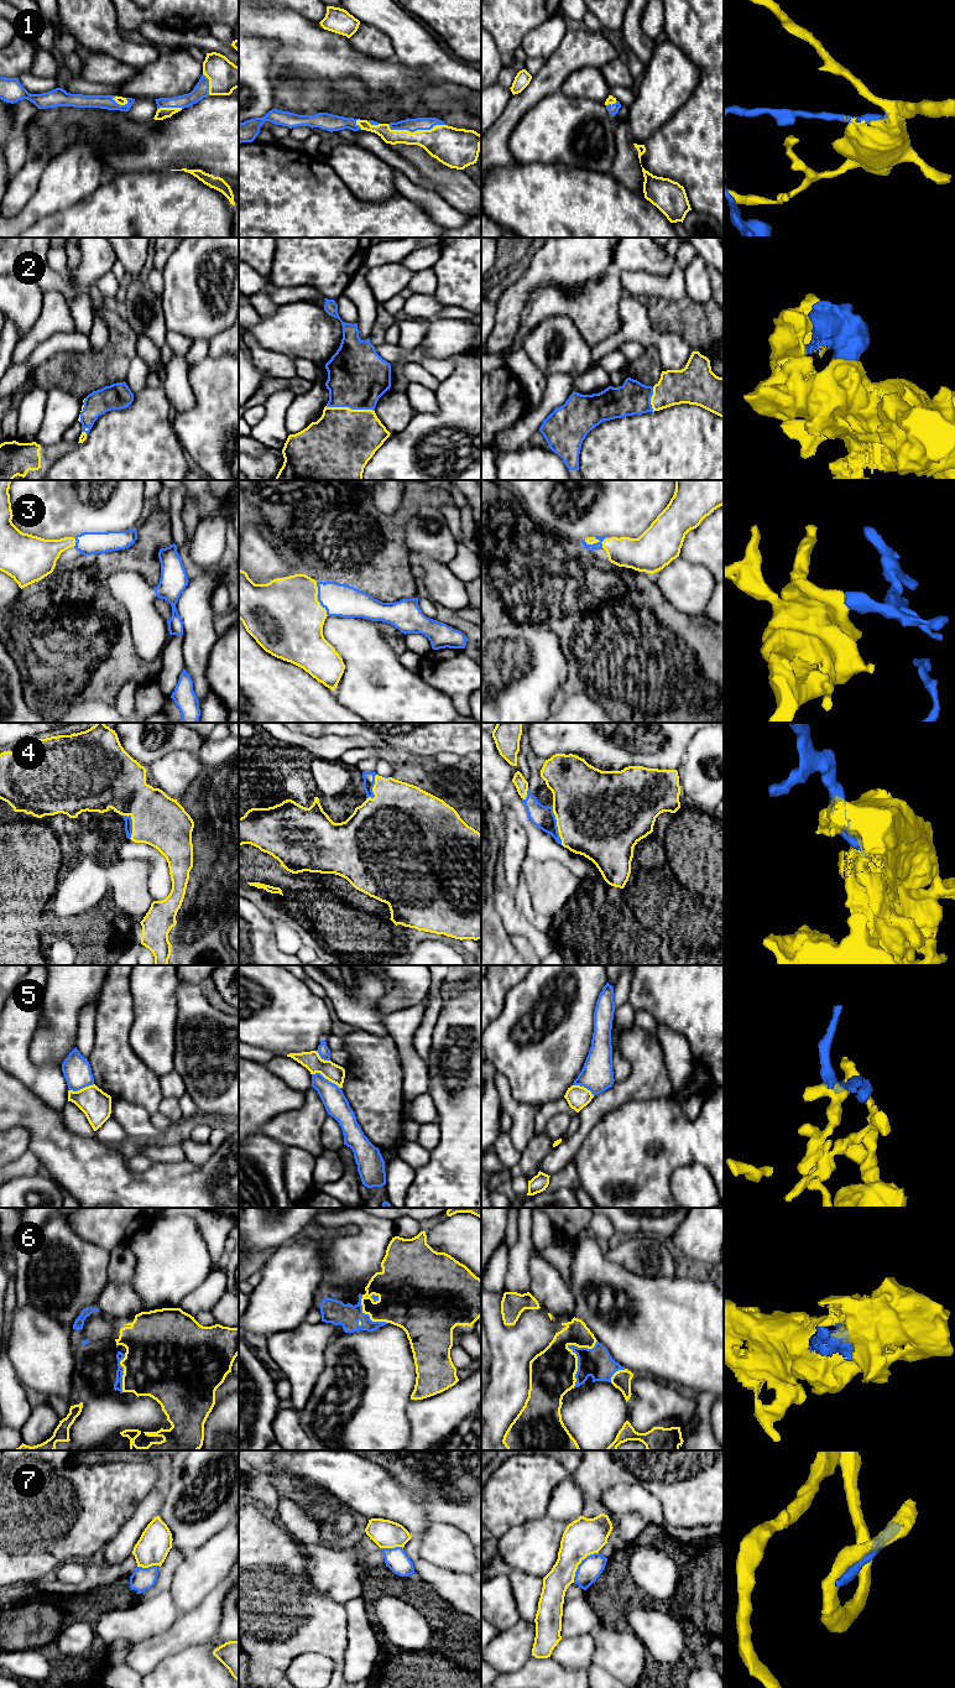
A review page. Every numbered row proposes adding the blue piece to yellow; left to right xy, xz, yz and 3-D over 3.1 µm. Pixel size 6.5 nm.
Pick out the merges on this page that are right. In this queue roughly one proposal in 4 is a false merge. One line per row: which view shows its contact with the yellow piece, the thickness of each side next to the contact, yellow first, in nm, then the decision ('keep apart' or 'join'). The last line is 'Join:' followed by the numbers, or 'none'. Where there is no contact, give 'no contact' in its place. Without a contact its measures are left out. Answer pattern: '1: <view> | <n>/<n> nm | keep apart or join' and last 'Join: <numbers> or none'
1: xz | 240/90 nm | join
2: xz | 420/400 nm | join
3: xz | 480/220 nm | join
4: yz | 500/140 nm | join
5: xz | 120/160 nm | keep apart
6: yz | 300/200 nm | join
7: yz | 240/150 nm | keep apart
Join: 1, 2, 3, 4, 6

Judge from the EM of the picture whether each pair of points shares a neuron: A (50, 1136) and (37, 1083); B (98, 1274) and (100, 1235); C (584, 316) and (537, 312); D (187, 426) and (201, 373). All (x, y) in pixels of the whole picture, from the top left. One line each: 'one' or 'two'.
A: two
B: two
C: one
D: one

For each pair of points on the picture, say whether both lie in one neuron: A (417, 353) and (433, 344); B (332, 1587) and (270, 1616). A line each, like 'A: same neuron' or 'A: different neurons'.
A: different neurons
B: different neurons

